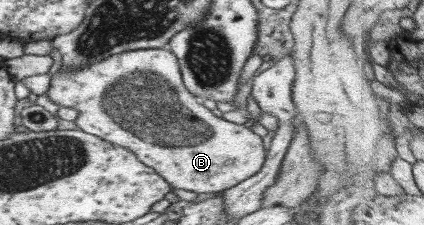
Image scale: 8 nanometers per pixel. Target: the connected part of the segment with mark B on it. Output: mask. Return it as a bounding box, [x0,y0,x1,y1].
[46,49,265,194]

